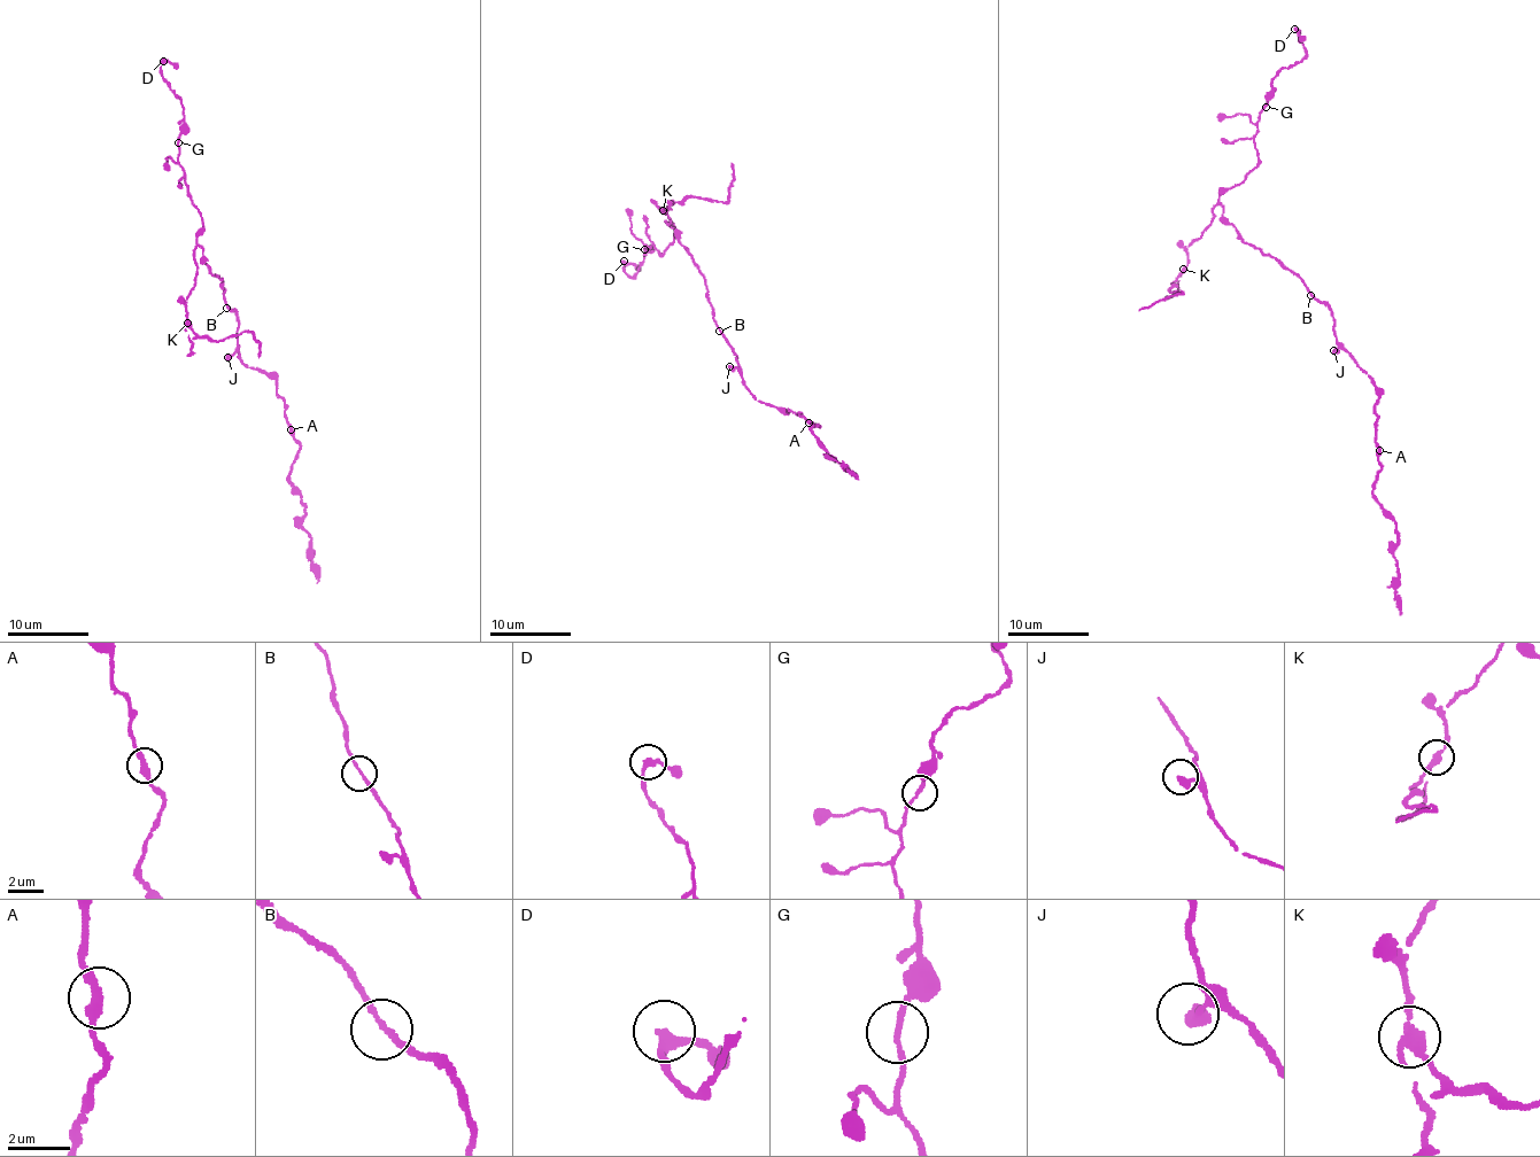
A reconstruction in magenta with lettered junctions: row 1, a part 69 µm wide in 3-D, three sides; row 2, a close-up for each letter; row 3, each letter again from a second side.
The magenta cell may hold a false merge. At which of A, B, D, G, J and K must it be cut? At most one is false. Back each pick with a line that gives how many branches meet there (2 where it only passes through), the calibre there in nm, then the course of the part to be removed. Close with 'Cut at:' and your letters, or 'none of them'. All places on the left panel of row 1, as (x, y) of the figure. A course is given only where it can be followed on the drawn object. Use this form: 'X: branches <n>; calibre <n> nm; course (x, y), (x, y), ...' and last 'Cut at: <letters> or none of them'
K: branches 2; calibre 300 nm; course (186, 324), (200, 335), (208, 335), (213, 340), (247, 332), (258, 344), (258, 358)
Cut at: K

